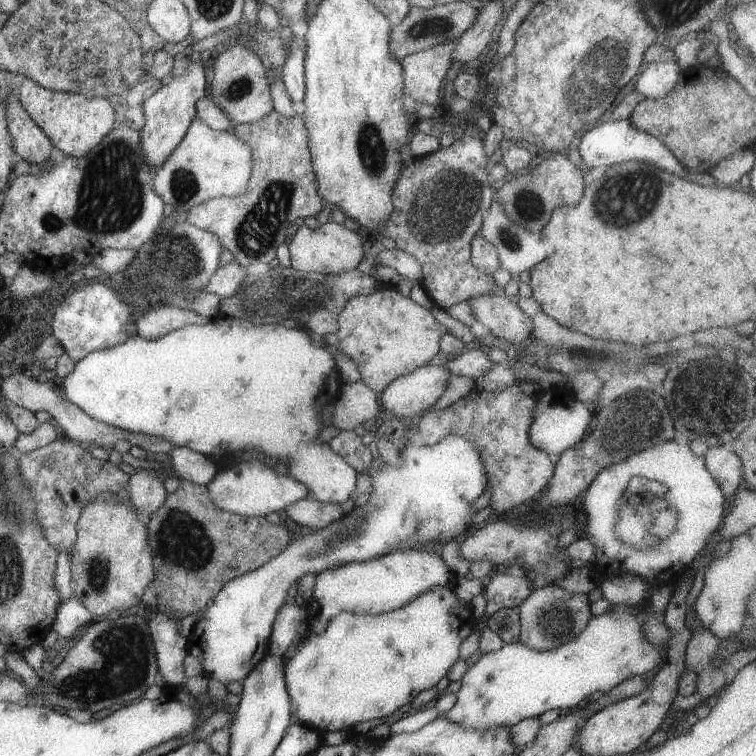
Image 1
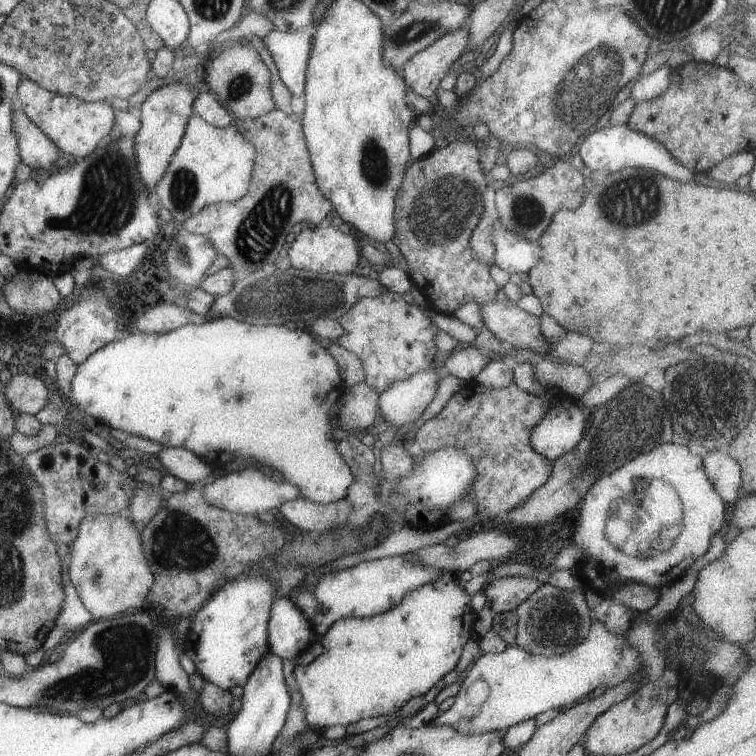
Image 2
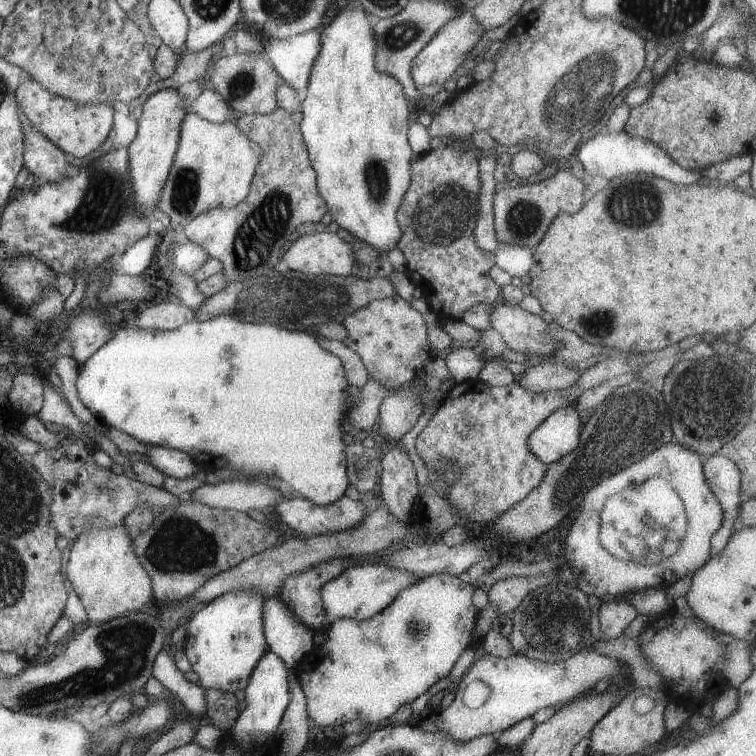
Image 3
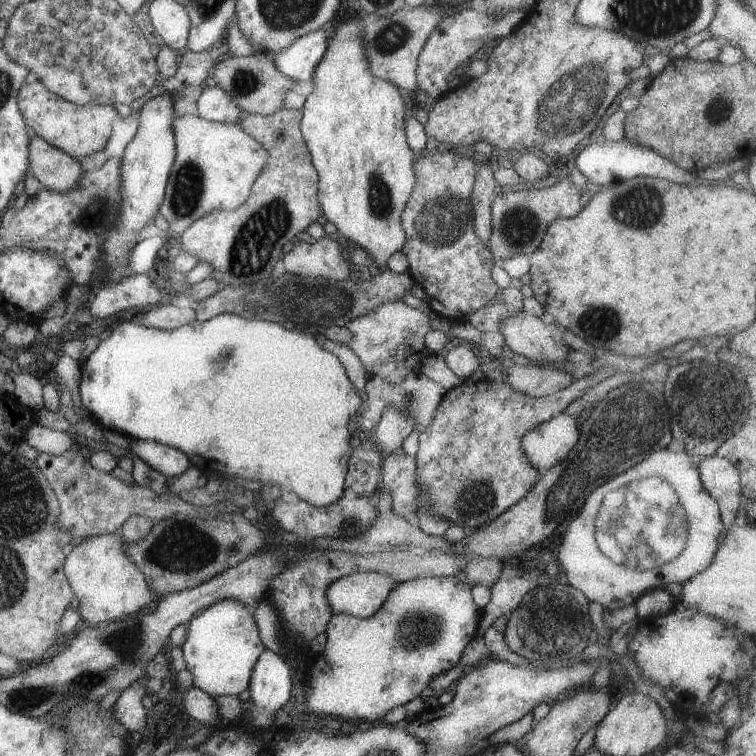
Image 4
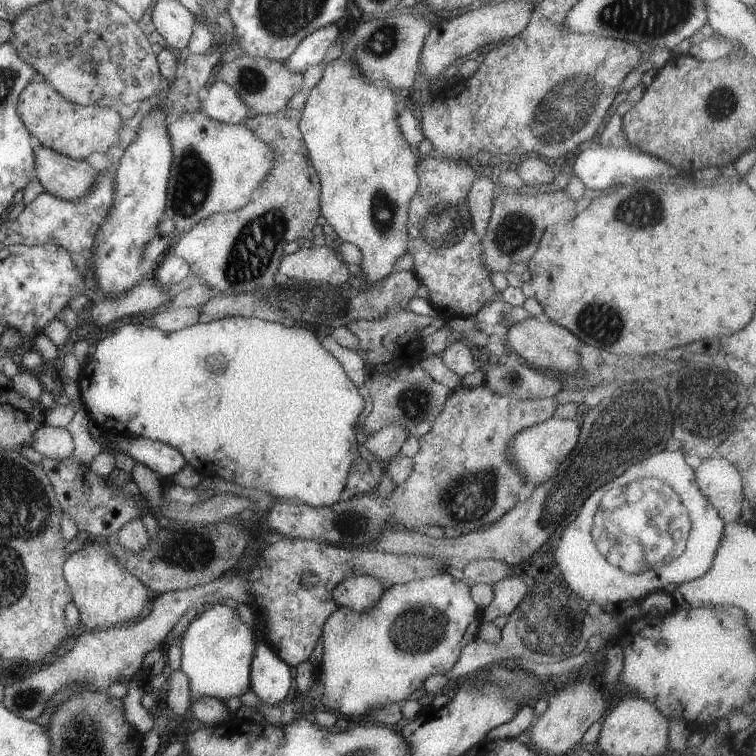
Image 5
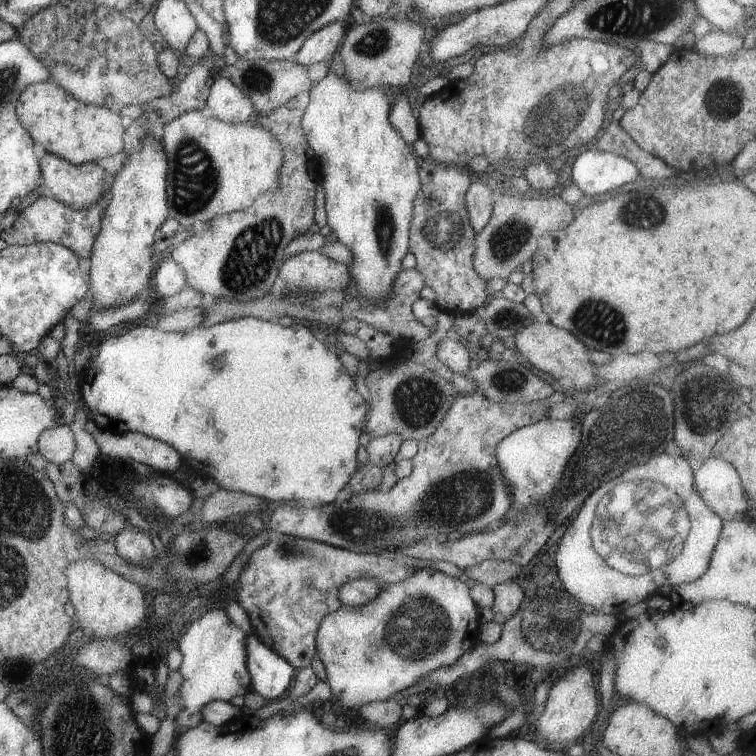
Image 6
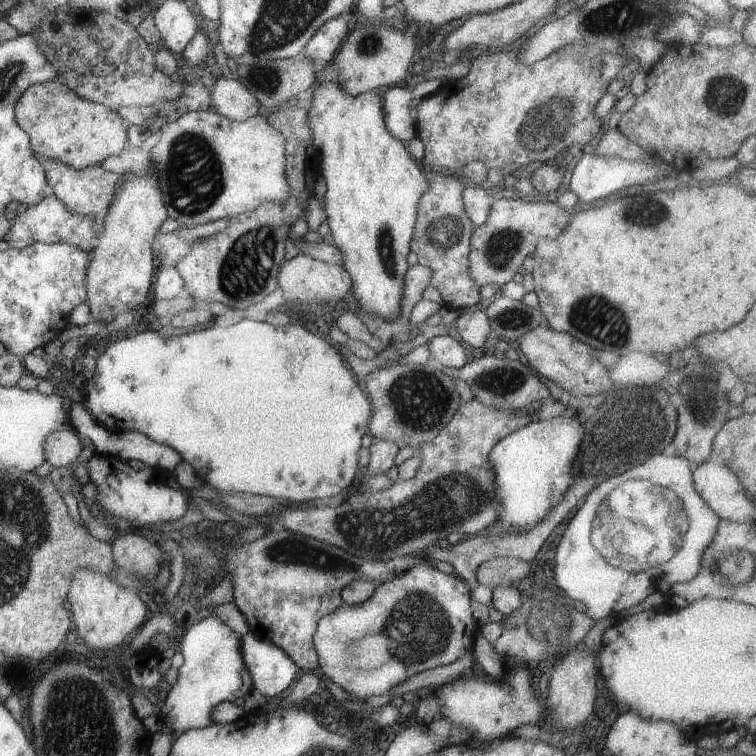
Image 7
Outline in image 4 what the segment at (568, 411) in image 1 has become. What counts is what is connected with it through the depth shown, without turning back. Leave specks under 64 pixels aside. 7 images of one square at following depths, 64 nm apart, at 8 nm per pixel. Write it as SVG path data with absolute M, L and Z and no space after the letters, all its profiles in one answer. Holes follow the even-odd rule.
M554 414L521 437L521 448L540 475L563 460L578 441L579 433L574 417Z

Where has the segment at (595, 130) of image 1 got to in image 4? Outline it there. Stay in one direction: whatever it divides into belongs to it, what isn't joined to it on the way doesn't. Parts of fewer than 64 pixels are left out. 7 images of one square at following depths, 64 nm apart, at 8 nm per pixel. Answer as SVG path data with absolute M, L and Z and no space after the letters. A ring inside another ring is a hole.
M598 135L591 137L591 143L584 146L583 150L577 154L574 166L585 176L587 183L604 187L609 183L625 182L635 177L665 179L680 185L698 183L695 172L683 170L654 150L629 142L625 138L620 141L606 141Z

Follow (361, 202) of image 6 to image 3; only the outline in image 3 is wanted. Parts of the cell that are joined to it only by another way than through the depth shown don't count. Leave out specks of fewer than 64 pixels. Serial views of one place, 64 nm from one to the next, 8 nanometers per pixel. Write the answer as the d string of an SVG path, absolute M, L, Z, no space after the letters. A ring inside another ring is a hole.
M355 2L355 6L345 6L333 20L319 32L319 54L315 54L307 80L307 95L300 104L300 123L303 143L308 158L316 174L316 190L323 198L331 221L338 228L347 230L355 239L373 246L377 251L387 251L399 240L395 212L409 184L410 164L413 162L407 143L407 104L403 86L399 80L387 72L375 70L375 38L365 10Z

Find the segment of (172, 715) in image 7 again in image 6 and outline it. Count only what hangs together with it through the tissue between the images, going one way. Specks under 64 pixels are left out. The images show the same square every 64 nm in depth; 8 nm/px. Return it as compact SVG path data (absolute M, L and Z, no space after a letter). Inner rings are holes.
M219 608L205 612L186 629L178 642L179 652L182 654L178 668L182 678L178 692L182 709L174 717L177 727L190 729L197 726L203 721L200 711L209 701L229 701L233 696L243 695L251 690L250 676L246 667L245 641L246 634L227 618L223 609Z

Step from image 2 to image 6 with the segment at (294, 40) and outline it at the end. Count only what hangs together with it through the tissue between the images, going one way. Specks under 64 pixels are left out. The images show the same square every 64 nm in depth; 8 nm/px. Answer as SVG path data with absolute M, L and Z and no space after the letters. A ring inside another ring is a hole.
M331 21L325 26L312 32L299 47L293 61L303 65L305 68L310 64L315 64L320 60L328 60L335 52L337 44L343 38L343 26L341 21Z

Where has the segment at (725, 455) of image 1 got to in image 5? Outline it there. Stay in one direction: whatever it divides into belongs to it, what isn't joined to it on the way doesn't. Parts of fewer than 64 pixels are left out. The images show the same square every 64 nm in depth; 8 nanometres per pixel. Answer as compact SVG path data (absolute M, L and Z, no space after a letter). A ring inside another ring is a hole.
M718 454L701 460L694 471L701 494L726 525L738 521L743 508L742 484L737 469Z

